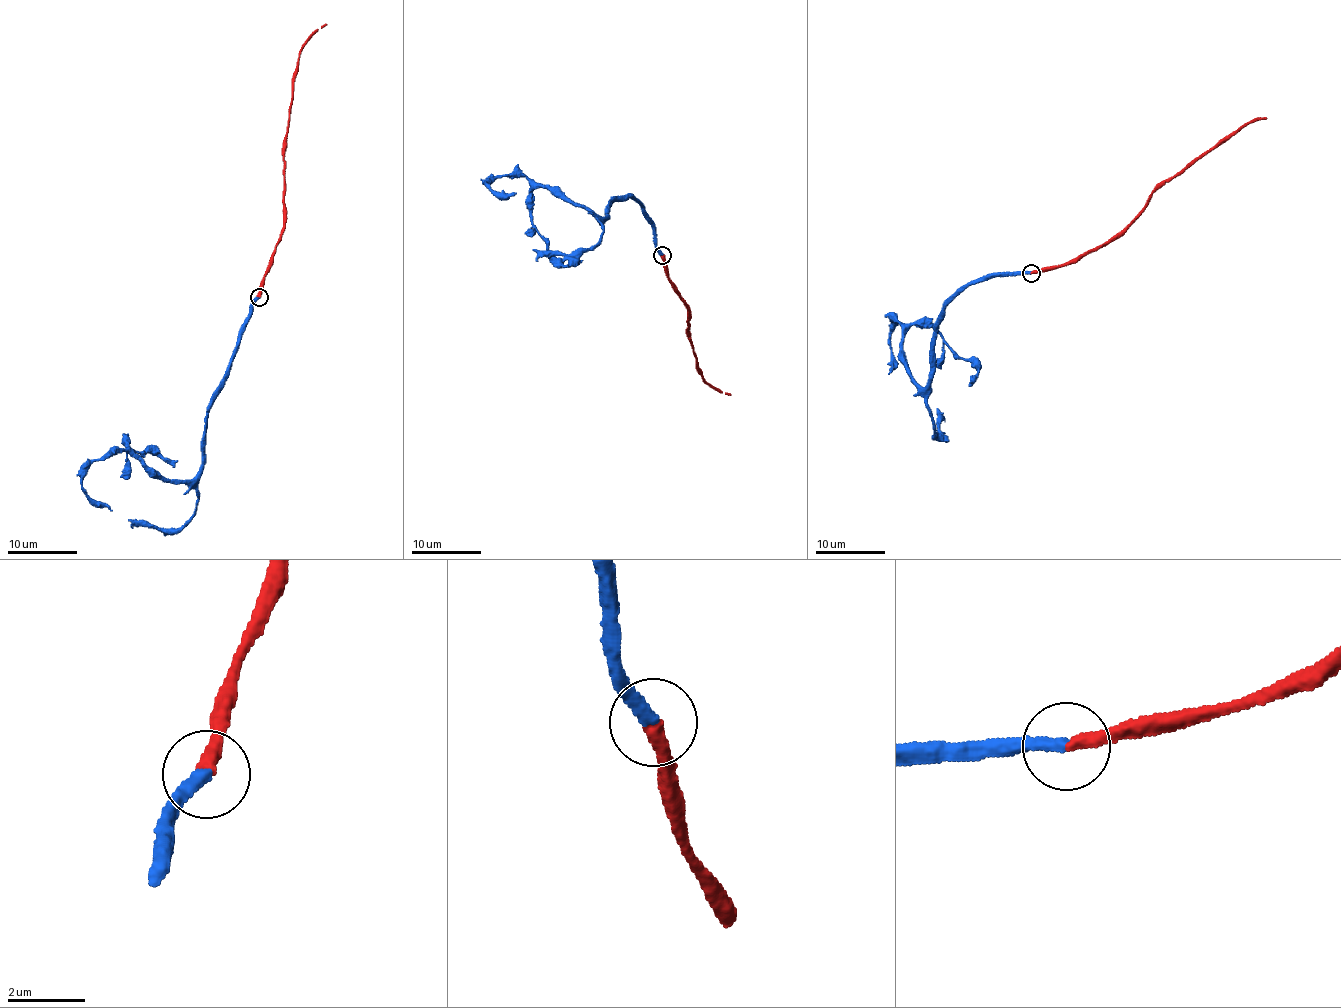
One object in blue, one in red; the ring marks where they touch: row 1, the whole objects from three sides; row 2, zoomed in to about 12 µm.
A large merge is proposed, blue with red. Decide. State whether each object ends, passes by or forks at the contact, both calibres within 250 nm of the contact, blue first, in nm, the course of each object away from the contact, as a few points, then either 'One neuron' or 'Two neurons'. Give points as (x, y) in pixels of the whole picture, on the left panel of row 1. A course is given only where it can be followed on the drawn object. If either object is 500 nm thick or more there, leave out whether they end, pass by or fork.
At the ring blue ends. At the ring red ends. Thickness 320 nm (blue) against 360 nm. Course of blue: (258, 296), (208, 411), (203, 466), (193, 478), (161, 479), (137, 459), (128, 439), (141, 454), (178, 460). Course of red: (258, 296), (282, 232), (283, 151), (298, 54), (317, 29), (326, 23). One neuron

